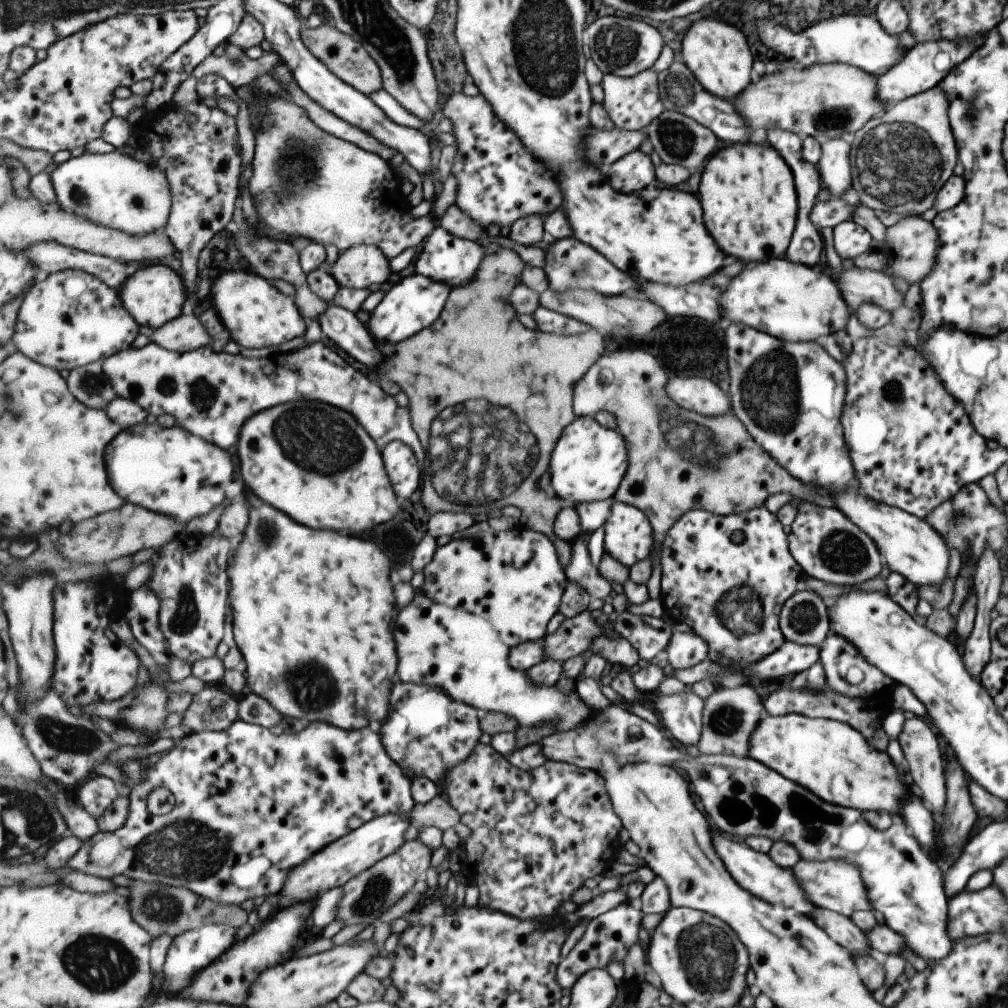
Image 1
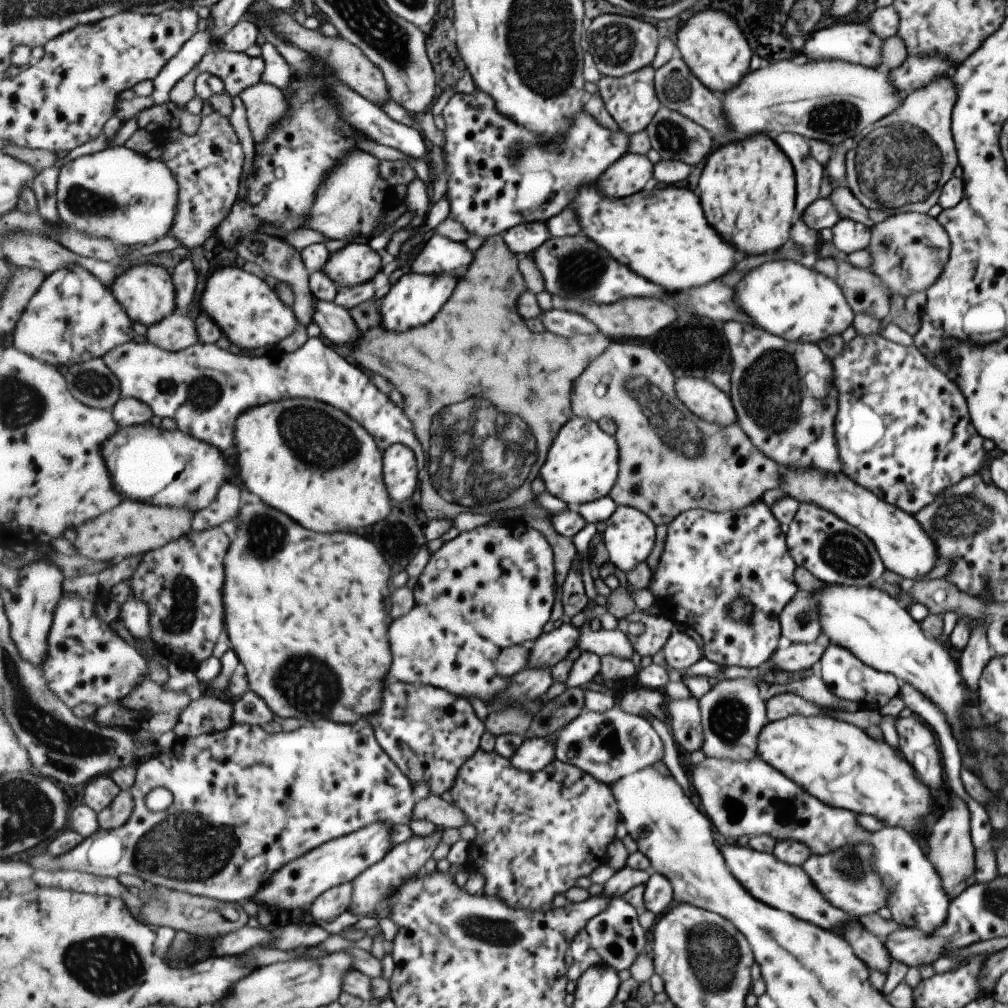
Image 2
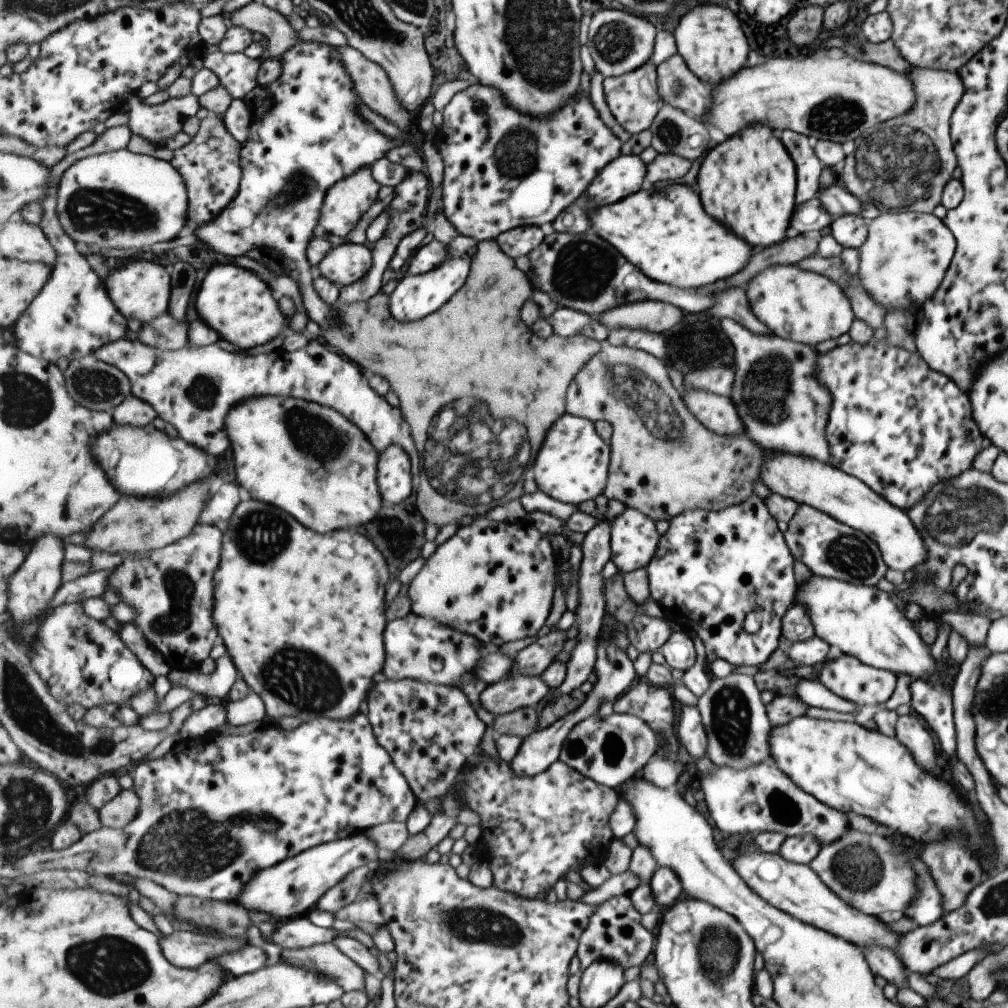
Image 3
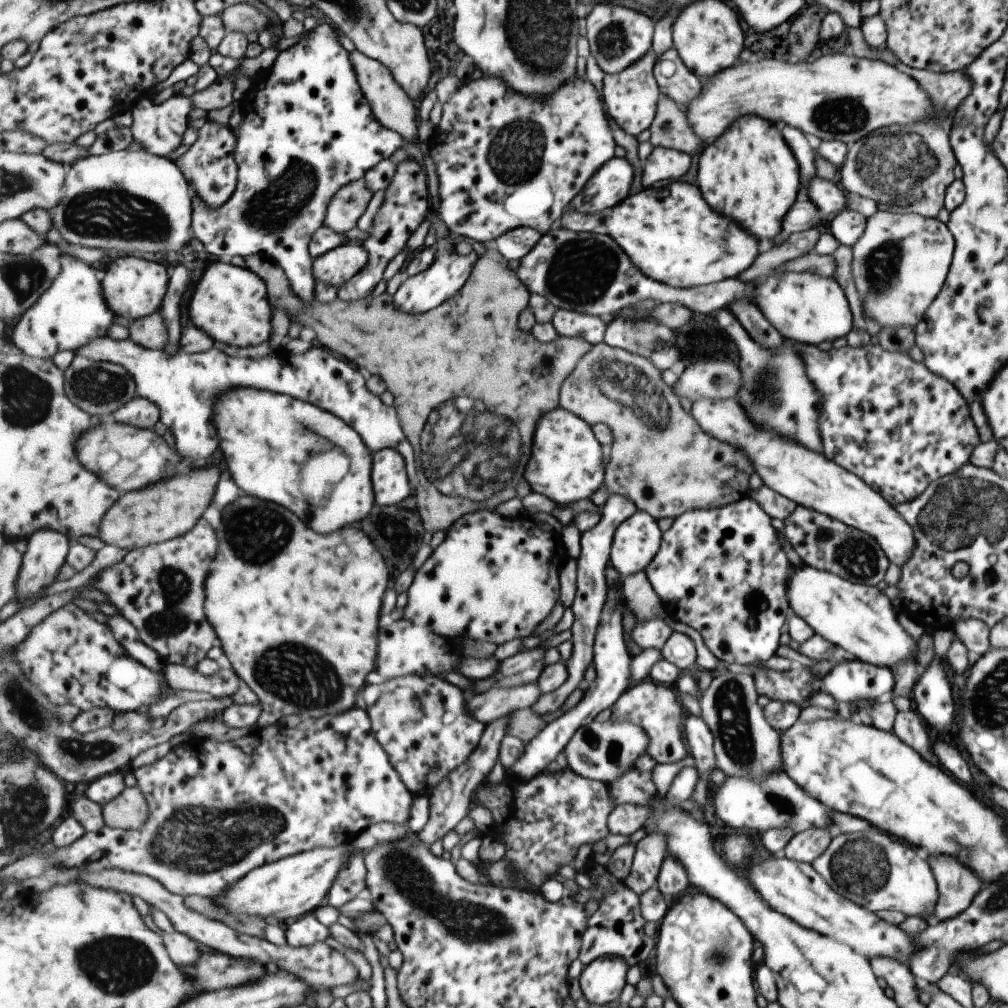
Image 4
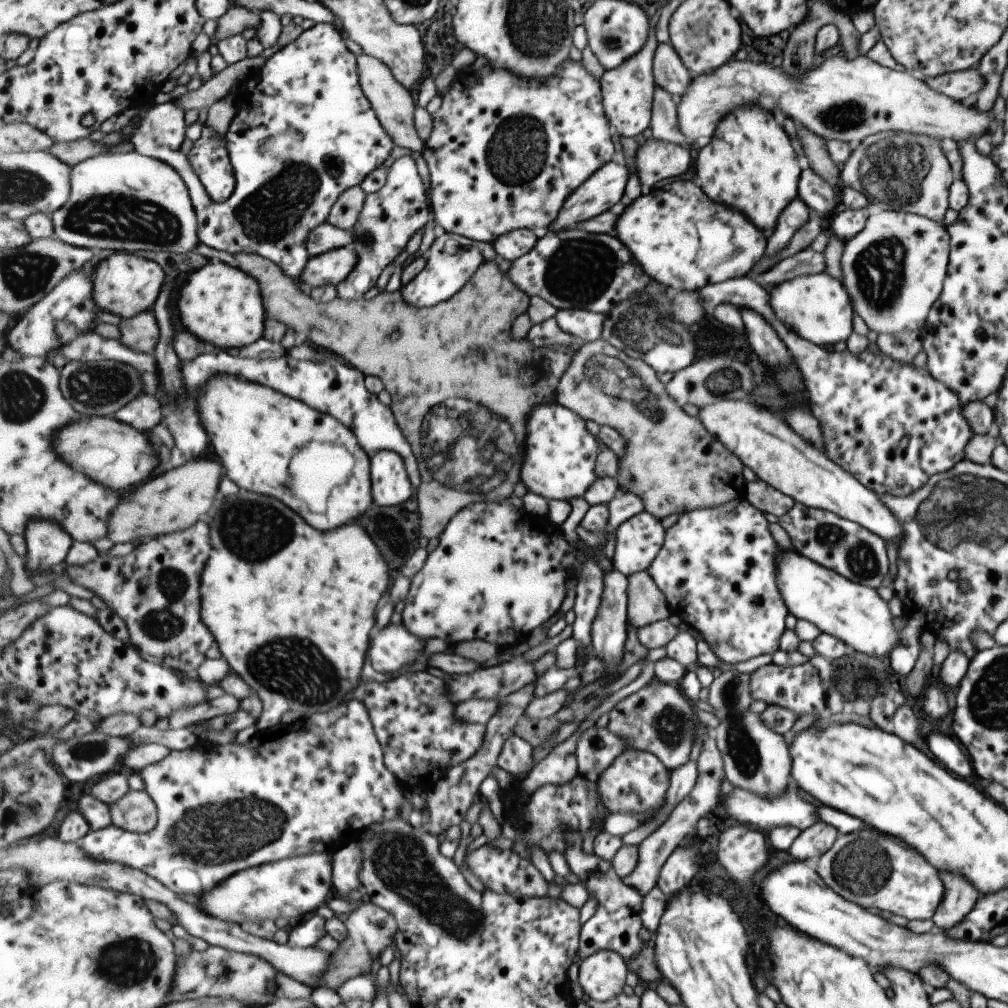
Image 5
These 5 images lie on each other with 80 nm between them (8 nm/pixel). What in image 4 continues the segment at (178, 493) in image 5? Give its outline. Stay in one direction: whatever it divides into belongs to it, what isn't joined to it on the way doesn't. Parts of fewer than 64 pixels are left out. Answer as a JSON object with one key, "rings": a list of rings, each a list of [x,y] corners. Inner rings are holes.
{"rings":[[[215,466],[195,468],[189,472],[179,472],[169,480],[161,480],[143,490],[129,492],[110,508],[102,522],[100,536],[105,544],[131,550],[162,543],[181,536],[202,519],[205,510],[214,502],[221,472]]]}

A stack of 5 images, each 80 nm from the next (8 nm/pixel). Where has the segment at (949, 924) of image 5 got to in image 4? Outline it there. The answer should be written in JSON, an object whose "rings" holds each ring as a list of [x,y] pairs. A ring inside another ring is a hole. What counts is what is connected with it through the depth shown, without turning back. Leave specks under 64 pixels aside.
{"rings":[[[927,856],[925,860],[933,873],[938,892],[932,920],[944,921],[957,916],[971,904],[983,883],[974,872],[949,856]]]}

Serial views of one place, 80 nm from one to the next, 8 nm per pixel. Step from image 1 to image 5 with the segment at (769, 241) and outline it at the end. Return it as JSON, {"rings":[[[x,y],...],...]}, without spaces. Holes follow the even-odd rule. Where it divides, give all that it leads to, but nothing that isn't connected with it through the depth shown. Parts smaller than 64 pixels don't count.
{"rings":[[[759,106],[731,112],[718,128],[719,136],[698,153],[694,181],[701,184],[711,200],[739,208],[764,231],[773,228],[779,212],[797,196],[797,176],[804,165],[773,116]]]}

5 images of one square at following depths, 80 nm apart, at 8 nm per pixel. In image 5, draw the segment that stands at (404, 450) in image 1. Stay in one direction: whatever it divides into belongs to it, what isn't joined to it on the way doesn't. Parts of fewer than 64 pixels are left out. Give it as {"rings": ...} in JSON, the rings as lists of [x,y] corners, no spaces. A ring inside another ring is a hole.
{"rings":[[[383,449],[372,458],[374,504],[394,507],[415,497],[415,487],[407,472],[406,461],[395,451]]]}

